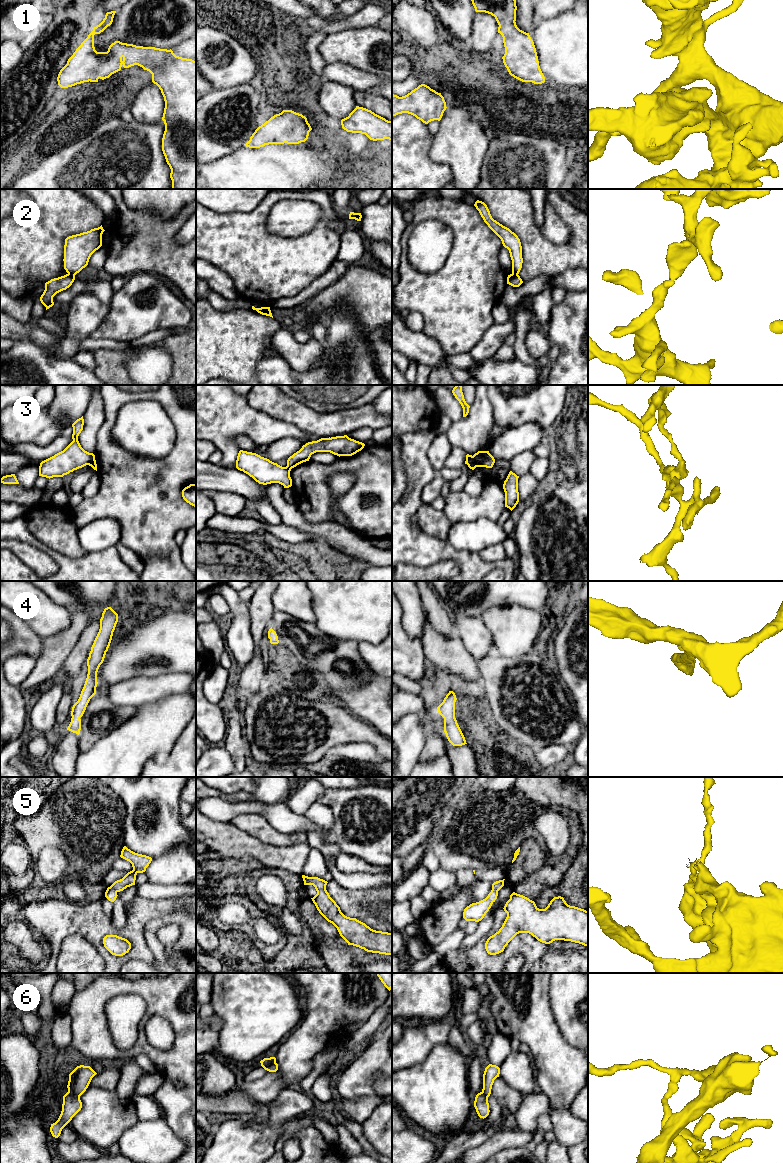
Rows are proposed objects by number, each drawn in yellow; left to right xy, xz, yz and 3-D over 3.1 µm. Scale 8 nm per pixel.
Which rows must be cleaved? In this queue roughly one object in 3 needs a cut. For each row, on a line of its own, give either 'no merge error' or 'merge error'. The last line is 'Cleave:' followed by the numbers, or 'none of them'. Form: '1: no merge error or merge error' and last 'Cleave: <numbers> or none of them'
1: no merge error
2: merge error
3: merge error
4: no merge error
5: merge error
6: merge error
Cleave: 2, 3, 5, 6

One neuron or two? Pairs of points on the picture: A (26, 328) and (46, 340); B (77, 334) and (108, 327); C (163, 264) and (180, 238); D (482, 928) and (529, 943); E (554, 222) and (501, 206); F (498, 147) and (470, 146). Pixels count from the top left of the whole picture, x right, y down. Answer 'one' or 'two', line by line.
A: one
B: two
C: two
D: two
E: two
F: two

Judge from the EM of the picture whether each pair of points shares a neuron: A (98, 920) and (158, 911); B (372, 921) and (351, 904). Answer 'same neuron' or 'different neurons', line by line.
A: same neuron
B: same neuron

